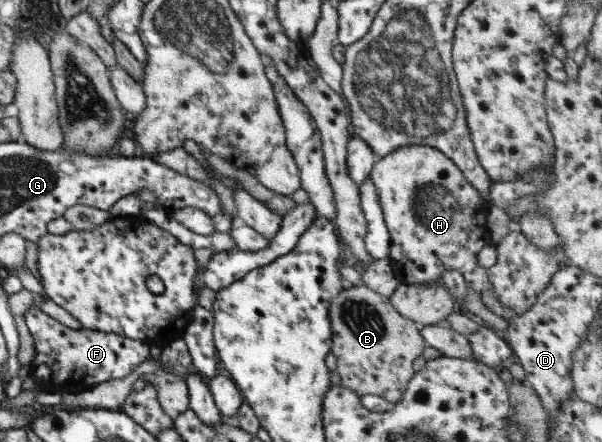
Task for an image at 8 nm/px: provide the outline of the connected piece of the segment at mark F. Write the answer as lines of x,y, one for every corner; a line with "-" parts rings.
31,306
22,322
28,325
35,342
30,376
37,381
35,387
39,386
46,393
81,392
109,380
123,379
150,359
150,347
141,341
99,330
72,329
39,307

